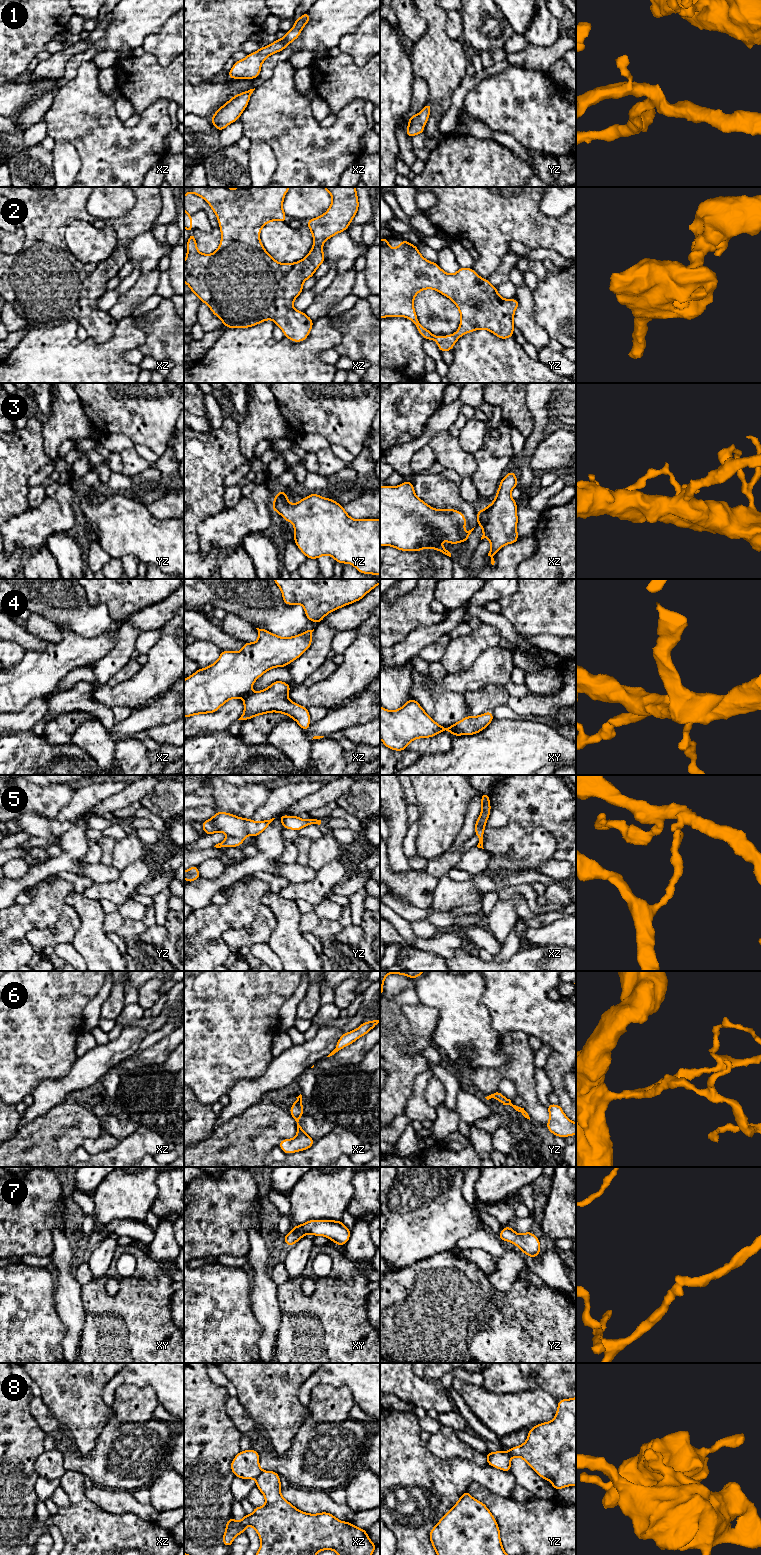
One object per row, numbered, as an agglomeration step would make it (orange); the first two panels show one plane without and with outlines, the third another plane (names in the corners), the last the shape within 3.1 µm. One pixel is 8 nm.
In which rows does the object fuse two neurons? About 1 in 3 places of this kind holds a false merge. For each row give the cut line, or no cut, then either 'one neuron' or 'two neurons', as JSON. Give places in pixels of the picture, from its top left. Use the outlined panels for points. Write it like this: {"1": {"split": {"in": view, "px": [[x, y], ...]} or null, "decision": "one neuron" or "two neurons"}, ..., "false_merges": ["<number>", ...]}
{"1": {"split": null, "decision": "one neuron"}, "2": {"split": null, "decision": "one neuron"}, "3": {"split": null, "decision": "one neuron"}, "4": {"split": {"in": "xz", "px": [[251, 691], [245, 694]]}, "decision": "two neurons"}, "5": {"split": {"in": "yz", "px": [[228, 835], [243, 840]]}, "decision": "two neurons"}, "6": {"split": null, "decision": "one neuron"}, "7": {"split": null, "decision": "one neuron"}, "8": {"split": {"in": "xz", "px": [[263, 1470], [254, 1478]]}, "decision": "two neurons"}, "false_merges": ["4", "5", "8"]}

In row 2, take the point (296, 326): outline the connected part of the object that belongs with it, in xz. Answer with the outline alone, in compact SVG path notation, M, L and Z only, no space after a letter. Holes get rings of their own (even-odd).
M184 187L184 198L193 193L203 198L217 216L221 231L218 249L212 254L202 254L197 249L194 233L187 241L187 254L184 261L184 282L201 302L206 303L212 313L219 317L228 328L249 328L265 320L274 320L284 336L293 342L304 341L313 327L313 320L303 311L293 308L294 300L303 291L303 282L311 278L318 267L326 261L323 243L334 235L347 230L358 212L359 202L356 187L323 187L331 195L329 209L321 216L308 219L308 228L313 235L313 247L305 258L295 263L277 262L263 247L259 238L261 229L271 221L286 222L283 200L290 187Z

